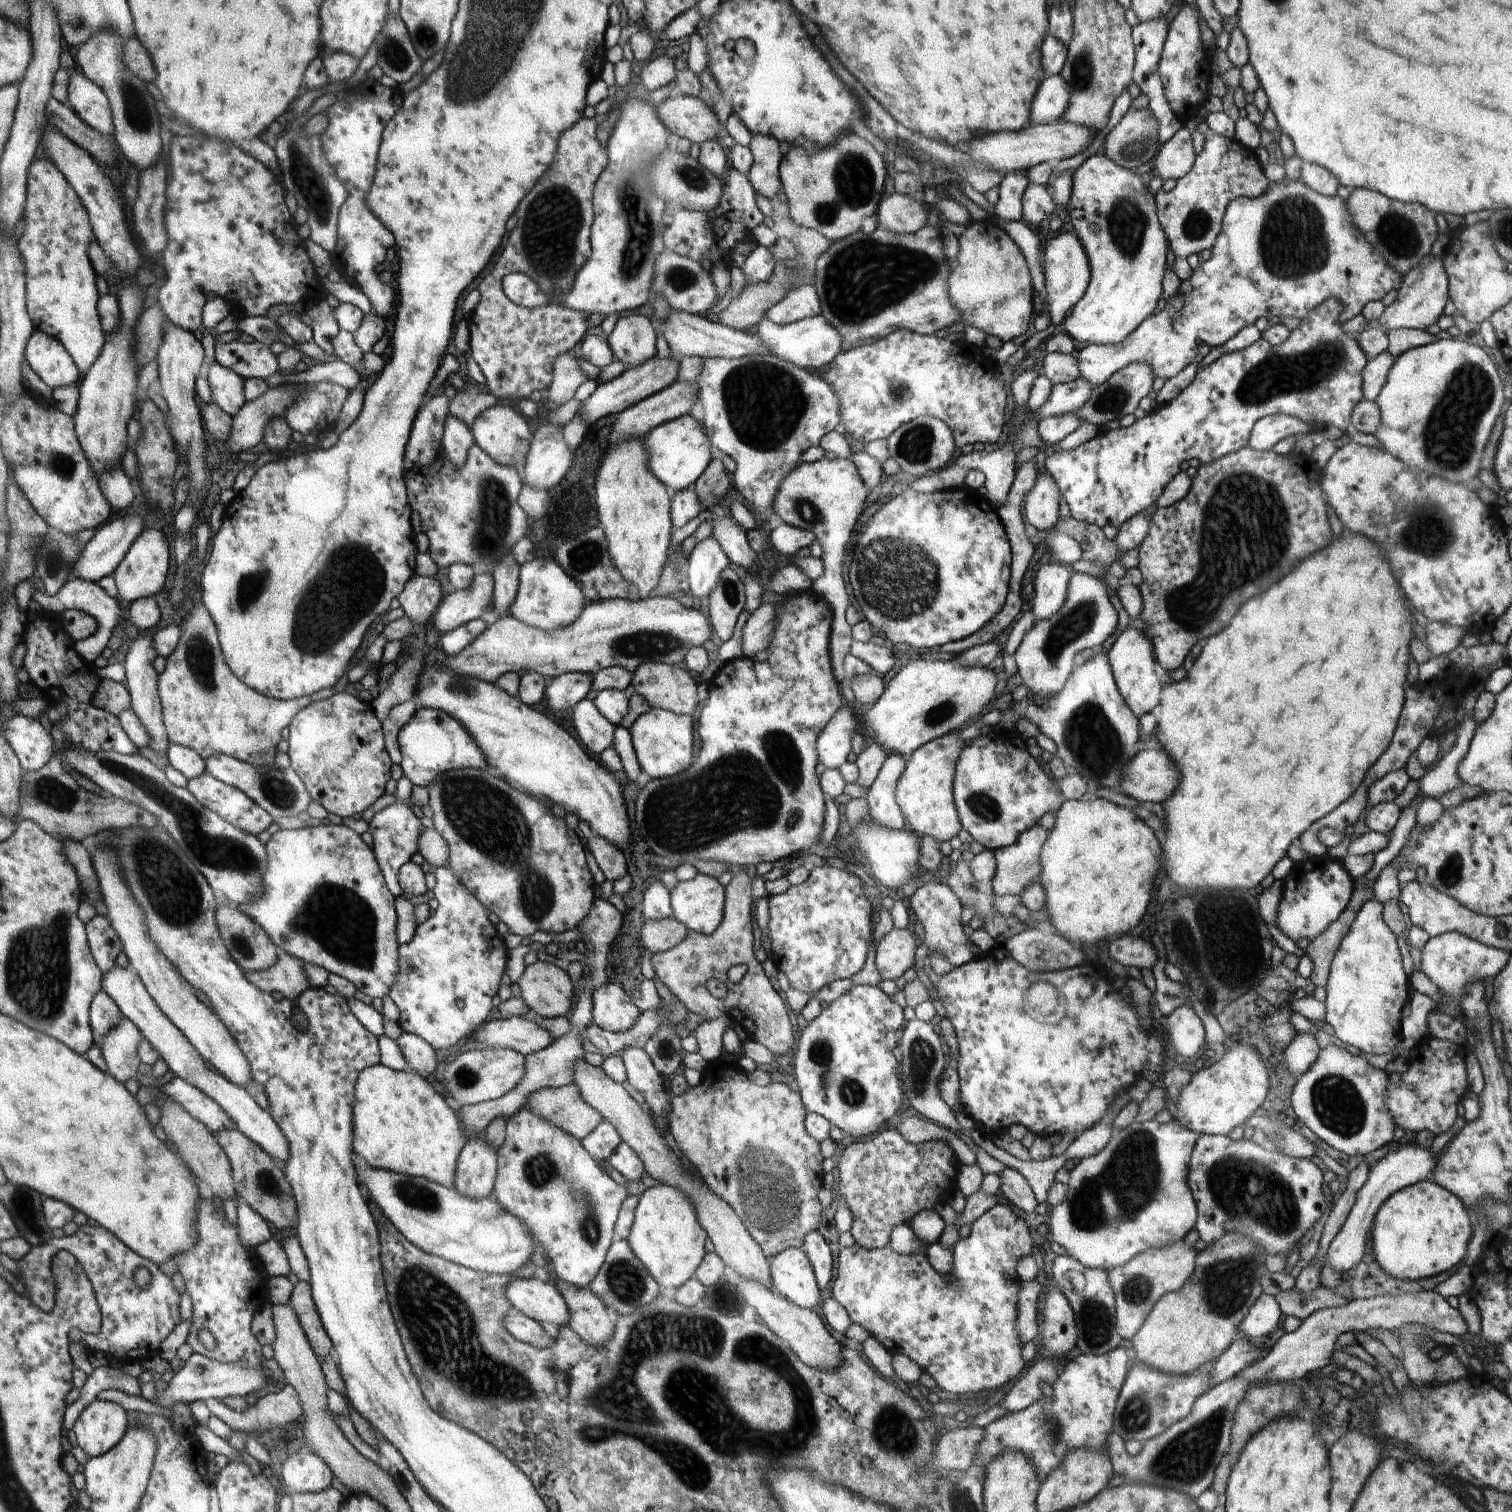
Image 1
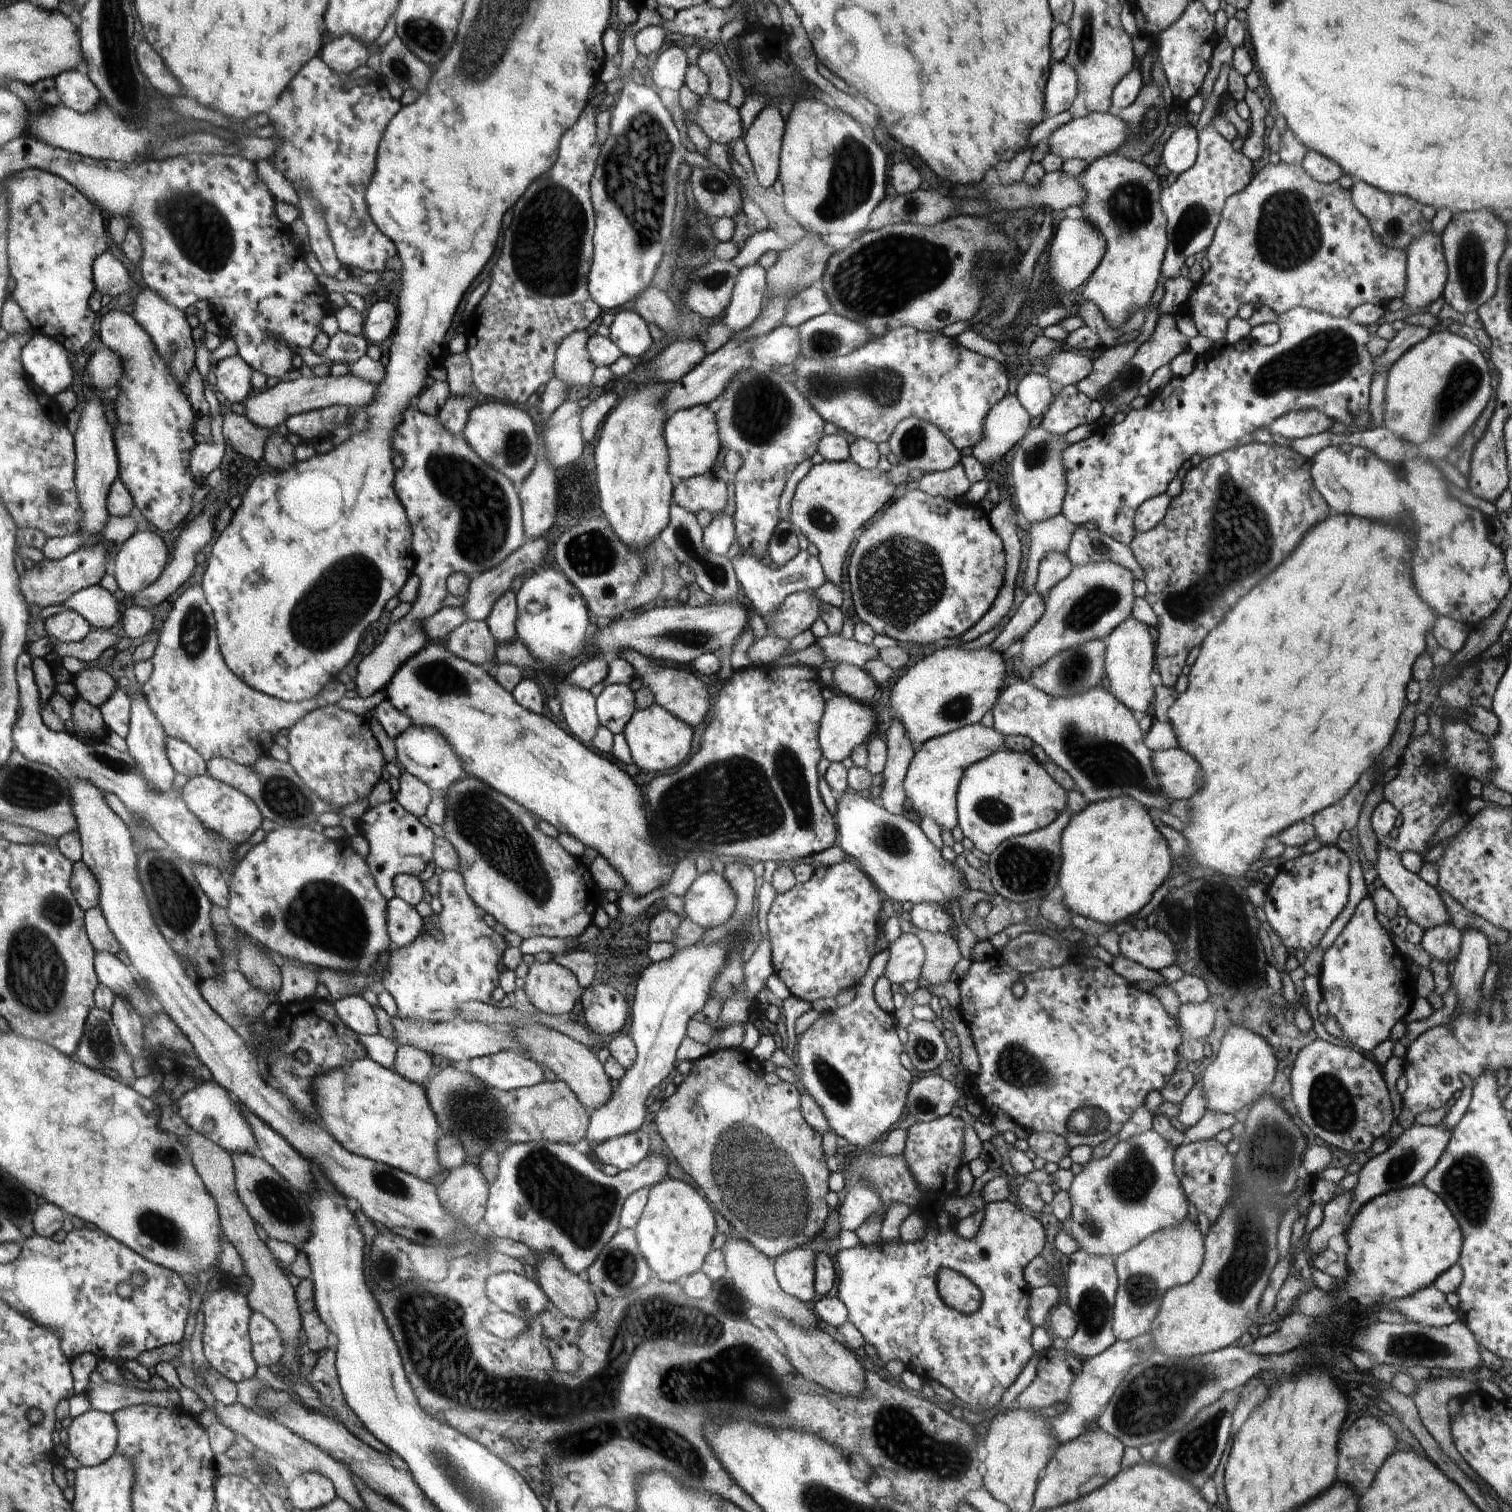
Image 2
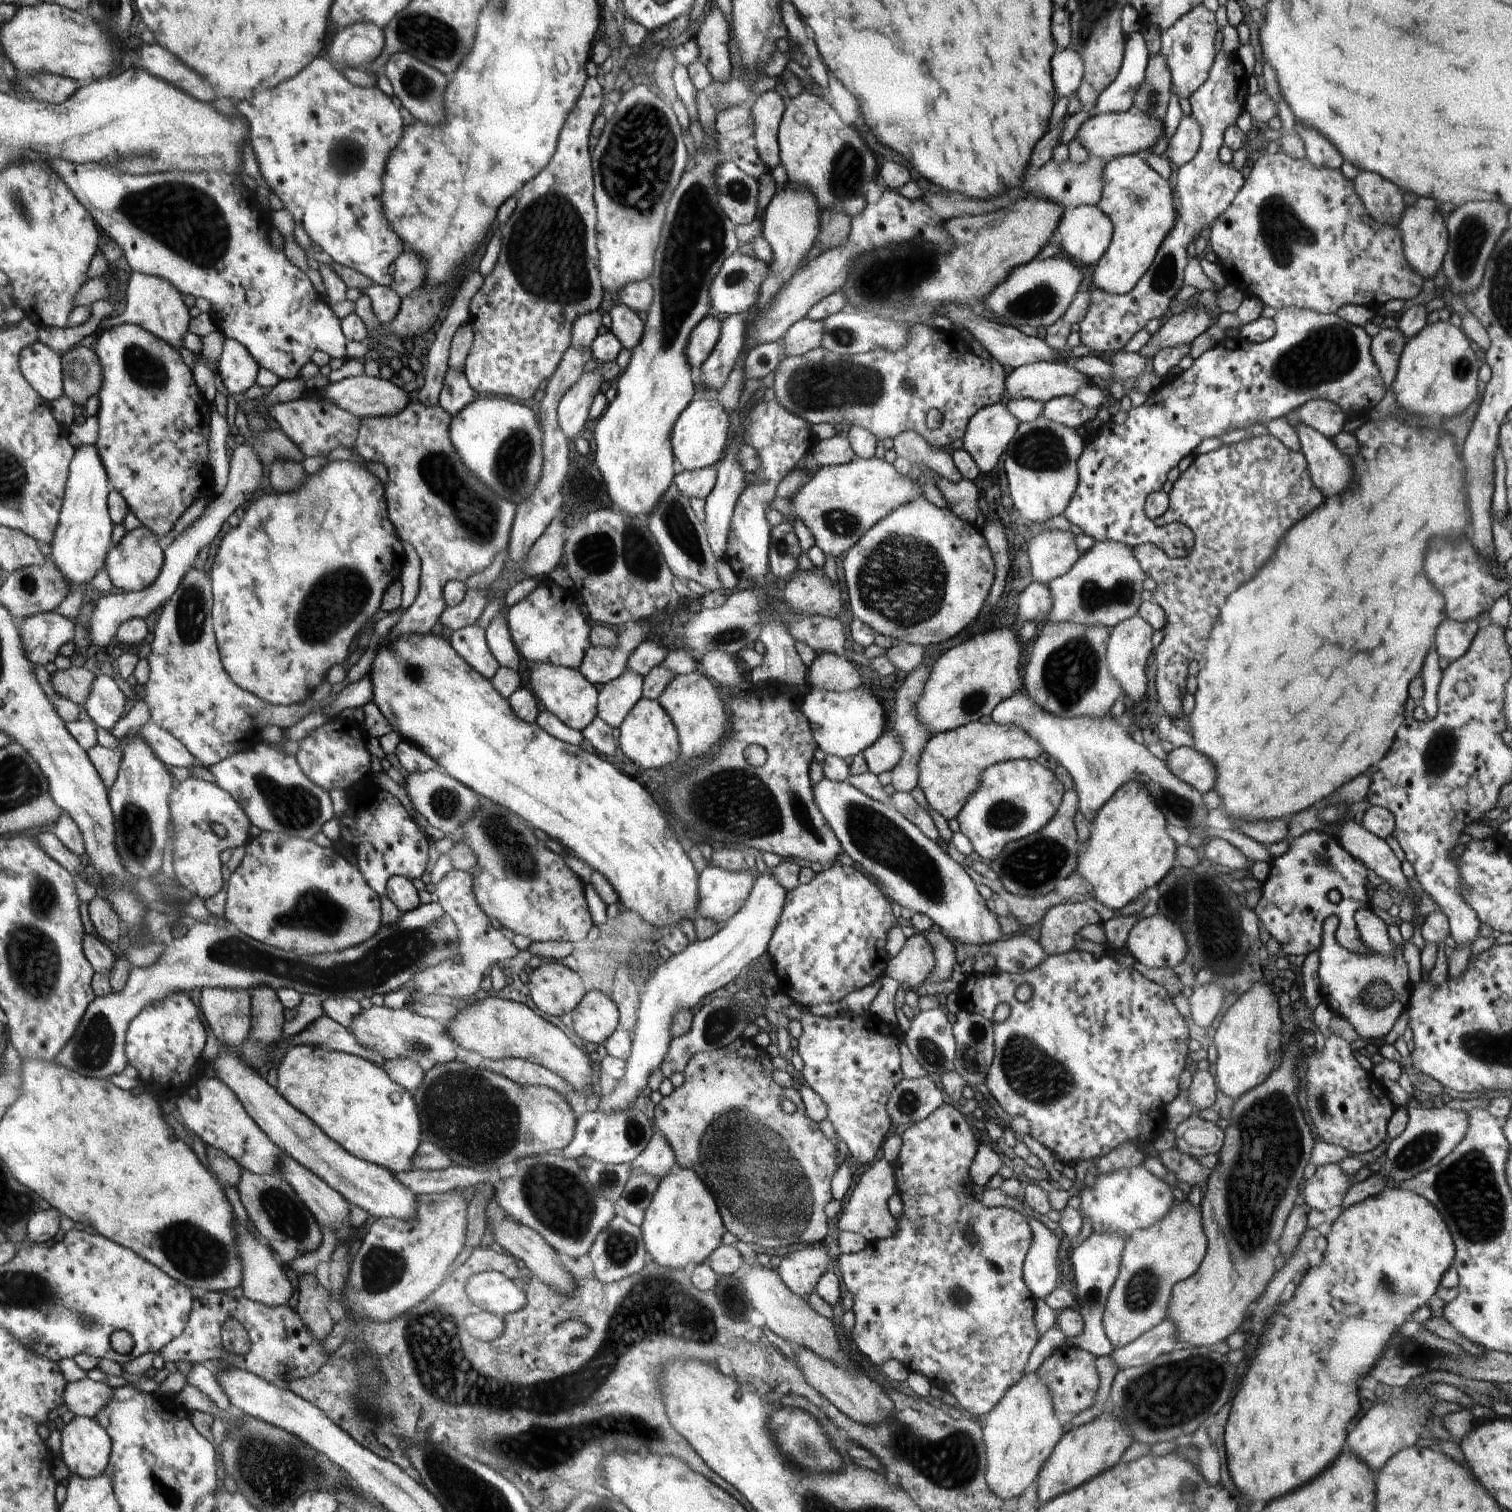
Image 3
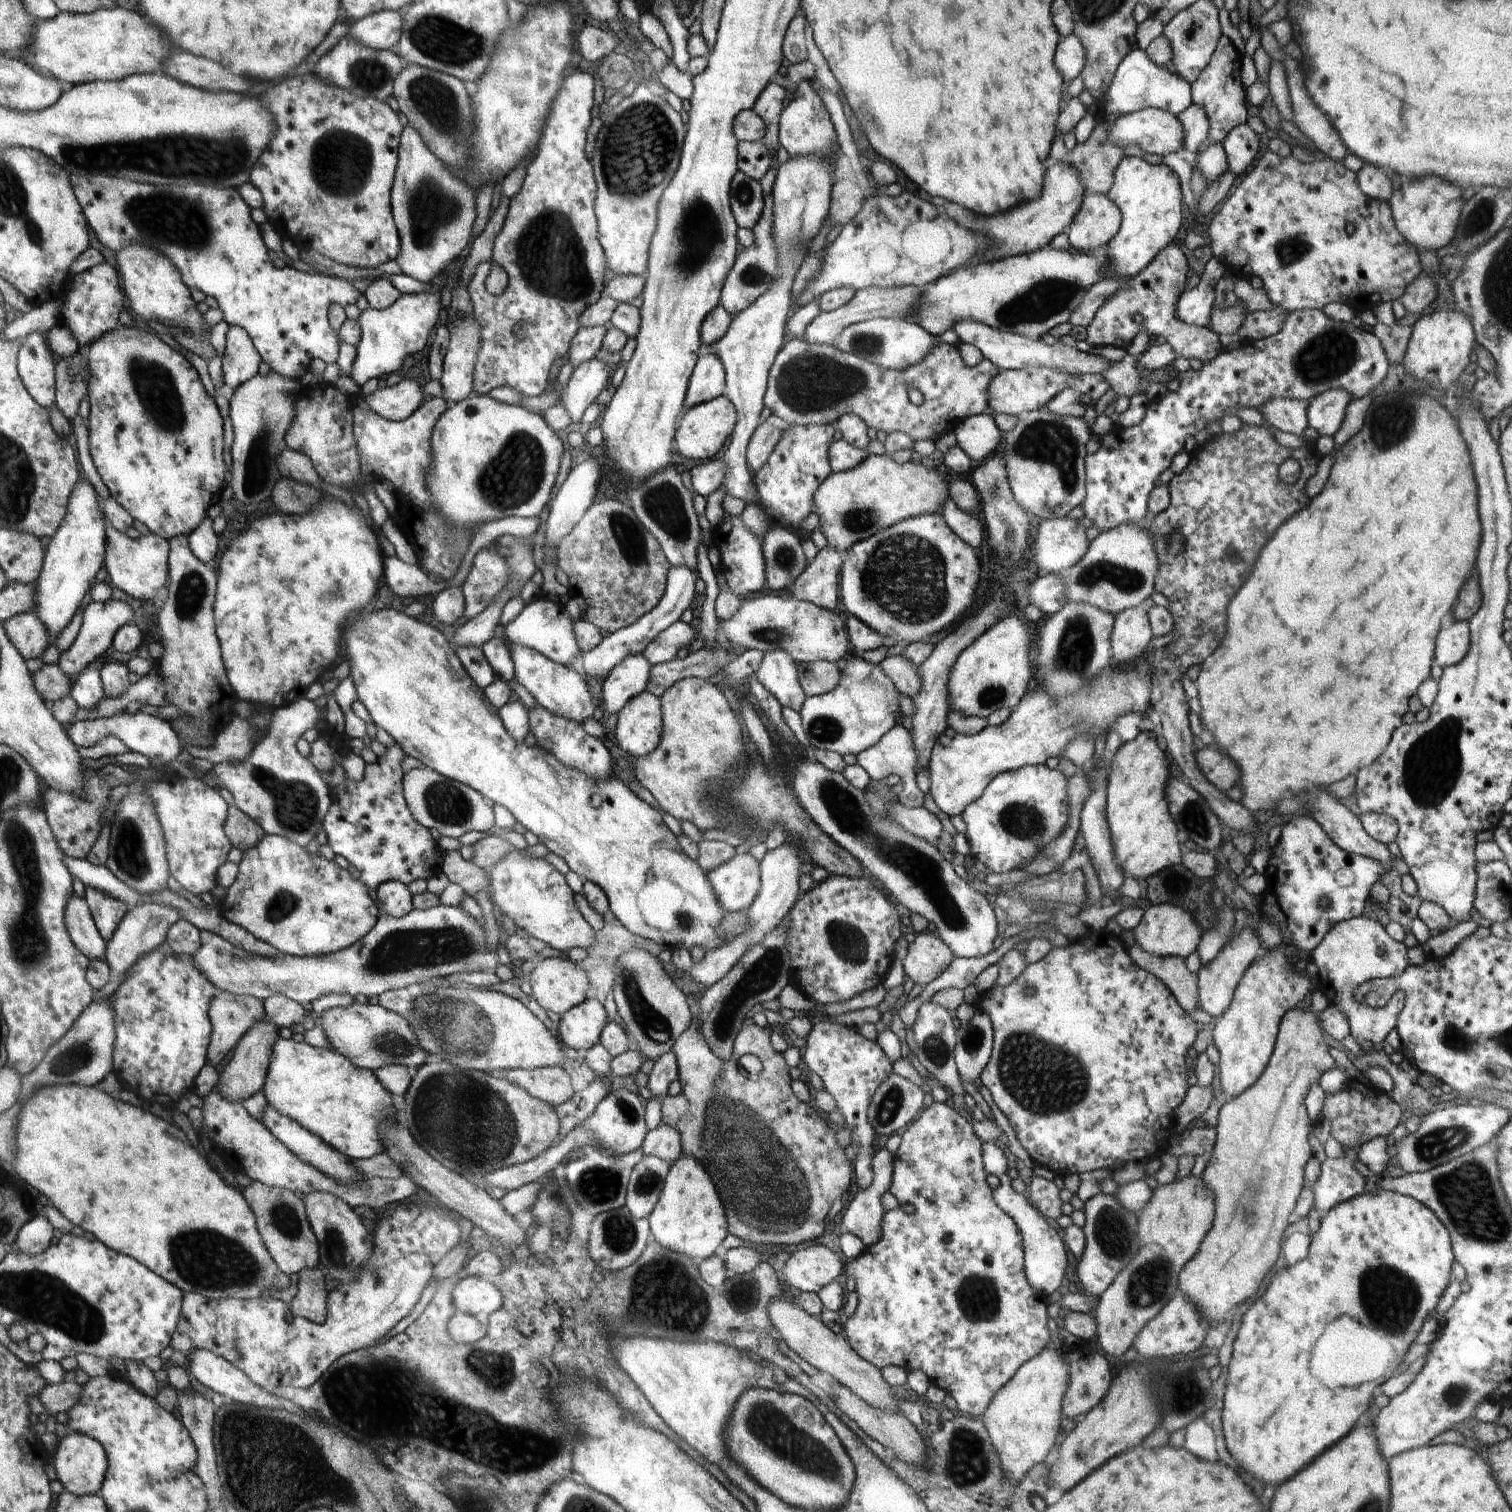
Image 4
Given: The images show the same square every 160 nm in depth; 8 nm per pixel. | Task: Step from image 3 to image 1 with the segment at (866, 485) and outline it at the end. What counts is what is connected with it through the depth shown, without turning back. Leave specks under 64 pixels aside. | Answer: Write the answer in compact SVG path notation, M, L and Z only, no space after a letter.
M822 458L814 463L802 464L795 468L794 472L789 472L773 502L775 516L779 517L781 522L813 532L813 536L816 537L814 540L824 548L820 556L823 562L823 573L813 582L811 590L814 594L821 594L832 606L830 654L832 654L833 673L839 683L845 675L843 660L849 654L854 641L851 637L851 626L845 619L845 610L850 602L842 580L842 564L844 564L846 544L850 540L854 526L859 518L870 513L864 507L869 493L857 468L849 459Z

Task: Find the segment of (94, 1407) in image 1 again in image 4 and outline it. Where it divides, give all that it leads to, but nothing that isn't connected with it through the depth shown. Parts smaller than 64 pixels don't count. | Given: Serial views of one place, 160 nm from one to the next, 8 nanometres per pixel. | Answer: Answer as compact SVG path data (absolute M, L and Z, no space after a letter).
M68 1433L60 1438L56 1452L51 1460L54 1461L57 1480L64 1487L65 1491L74 1496L83 1497L86 1495L98 1495L101 1487L104 1486L106 1470L106 1455L104 1446L94 1437L86 1436L84 1433Z

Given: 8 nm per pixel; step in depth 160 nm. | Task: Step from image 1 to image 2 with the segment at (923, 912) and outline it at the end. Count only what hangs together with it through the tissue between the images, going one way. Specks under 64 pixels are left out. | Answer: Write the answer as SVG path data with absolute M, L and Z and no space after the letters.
M920 903L914 905L910 913L910 922L923 931L934 931L951 935L950 911L946 906L932 903Z

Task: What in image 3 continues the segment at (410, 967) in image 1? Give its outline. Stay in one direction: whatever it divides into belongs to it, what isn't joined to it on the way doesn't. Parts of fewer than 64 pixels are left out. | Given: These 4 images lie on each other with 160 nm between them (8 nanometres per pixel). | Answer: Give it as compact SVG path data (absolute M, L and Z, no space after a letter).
M458 869L450 870L444 874L440 882L433 889L438 895L438 903L442 905L447 913L452 917L453 921L457 925L458 940L459 940L459 956L462 957L461 963L455 963L454 960L444 961L442 964L434 965L427 968L417 975L414 975L413 982L410 986L415 987L415 991L410 994L410 1000L406 1008L409 1008L409 1004L413 1003L416 999L420 999L422 995L438 995L450 1000L466 1001L470 996L474 996L474 992L480 988L480 980L484 974L488 974L491 971L493 964L496 962L508 962L513 959L518 953L521 953L512 939L506 938L502 932L496 930L496 927L490 926L489 915L481 908L481 905L477 903L476 893L473 889L473 875L469 872L464 872Z

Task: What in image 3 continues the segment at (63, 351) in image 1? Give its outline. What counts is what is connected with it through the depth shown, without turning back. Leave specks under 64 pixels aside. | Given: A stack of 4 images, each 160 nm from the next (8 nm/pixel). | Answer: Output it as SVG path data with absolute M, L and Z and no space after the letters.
M40 340L20 351L19 367L28 384L49 402L65 394L61 354Z

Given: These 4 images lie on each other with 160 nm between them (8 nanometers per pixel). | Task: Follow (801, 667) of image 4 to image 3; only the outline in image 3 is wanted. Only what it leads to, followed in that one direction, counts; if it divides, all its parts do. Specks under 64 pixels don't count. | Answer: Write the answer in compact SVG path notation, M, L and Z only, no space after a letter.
M832 653L818 654L807 667L808 680L814 691L842 692L861 686L861 677L851 659Z

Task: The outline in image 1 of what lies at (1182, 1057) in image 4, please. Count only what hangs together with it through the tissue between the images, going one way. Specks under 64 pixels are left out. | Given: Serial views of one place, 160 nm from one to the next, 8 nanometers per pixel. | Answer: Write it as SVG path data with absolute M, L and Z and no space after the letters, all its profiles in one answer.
M994 952L986 953L978 956L978 958L970 959L966 964L954 967L951 972L945 973L938 980L935 988L939 996L939 1008L941 1016L946 1016L952 1022L956 1032L957 1041L959 1042L958 1074L960 1081L961 1097L965 1112L969 1114L975 1121L976 1126L986 1130L990 1137L994 1138L995 1134L1005 1133L1008 1127L1013 1124L1025 1126L1030 1132L1038 1137L1048 1138L1051 1134L1061 1135L1070 1133L1078 1136L1082 1131L1092 1128L1096 1123L1101 1121L1111 1110L1111 1105L1122 1092L1126 1092L1128 1088L1136 1084L1143 1078L1144 1070L1152 1070L1159 1073L1164 1066L1163 1052L1165 1041L1164 1028L1162 1031L1153 1028L1154 1018L1150 1011L1152 1023L1149 1028L1142 1029L1138 1010L1133 1002L1124 1000L1122 991L1113 991L1111 988L1111 980L1105 978L1096 978L1097 974L1090 975L1090 970L1094 972L1092 964L1081 964L1074 968L1064 969L1062 971L1062 998L1064 998L1064 1018L1052 1026L1048 1024L1048 1020L1038 1018L1032 1012L1032 1008L1028 1008L1028 1002L1024 1000L1024 992L1028 990L1028 986L1040 981L1038 971L1032 971L1030 968L1024 968L1018 964L1011 956L1006 956L1004 960L996 960Z

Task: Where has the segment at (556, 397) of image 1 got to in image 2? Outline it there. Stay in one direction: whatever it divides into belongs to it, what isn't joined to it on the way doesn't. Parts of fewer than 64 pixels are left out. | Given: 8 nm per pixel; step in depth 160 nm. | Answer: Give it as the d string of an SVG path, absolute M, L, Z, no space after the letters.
M587 330L575 332L560 344L556 352L556 377L572 386L591 384L596 366L587 349L589 338Z

